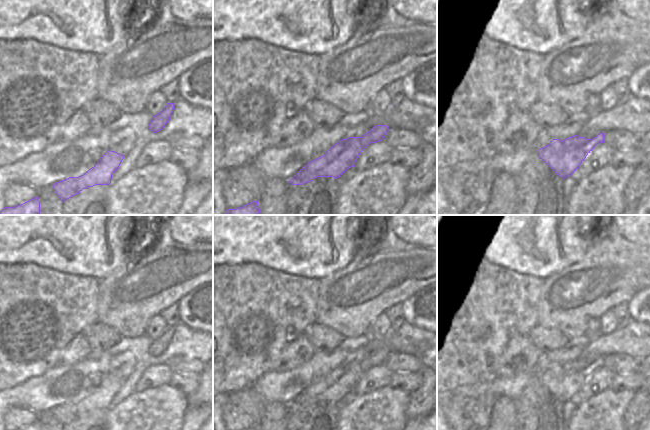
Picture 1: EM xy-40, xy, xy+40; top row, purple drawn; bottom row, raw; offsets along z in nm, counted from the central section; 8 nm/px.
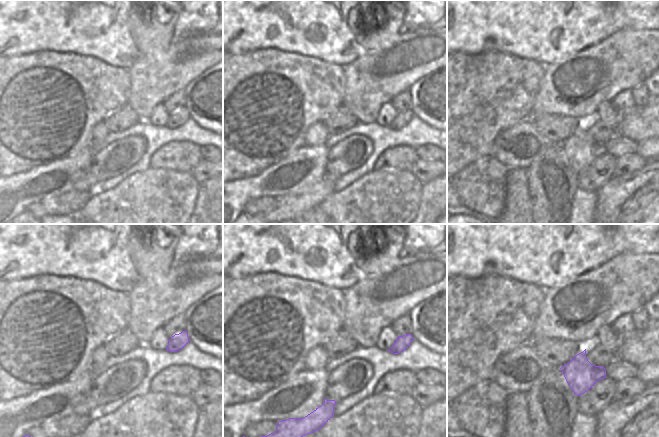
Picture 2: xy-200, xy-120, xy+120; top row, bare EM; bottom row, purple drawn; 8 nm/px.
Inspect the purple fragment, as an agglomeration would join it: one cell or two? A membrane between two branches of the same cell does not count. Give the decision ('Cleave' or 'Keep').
Cleave

